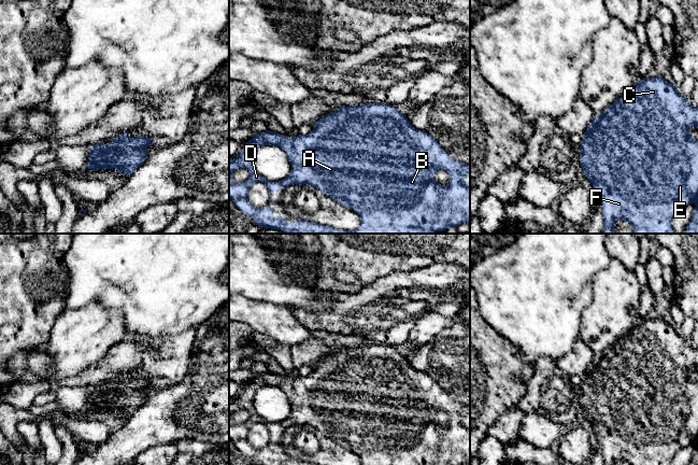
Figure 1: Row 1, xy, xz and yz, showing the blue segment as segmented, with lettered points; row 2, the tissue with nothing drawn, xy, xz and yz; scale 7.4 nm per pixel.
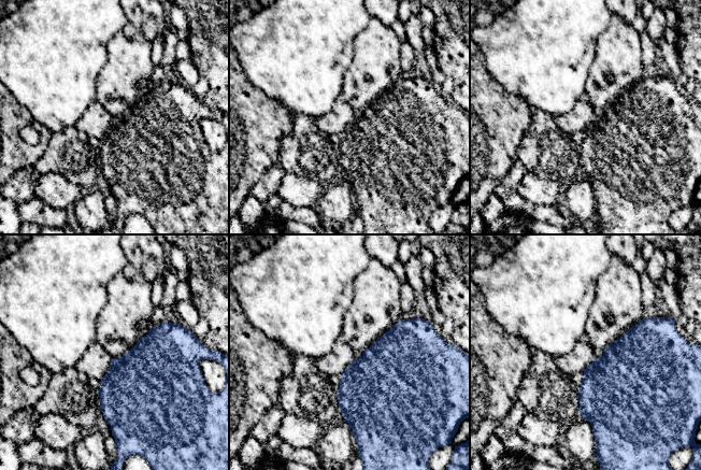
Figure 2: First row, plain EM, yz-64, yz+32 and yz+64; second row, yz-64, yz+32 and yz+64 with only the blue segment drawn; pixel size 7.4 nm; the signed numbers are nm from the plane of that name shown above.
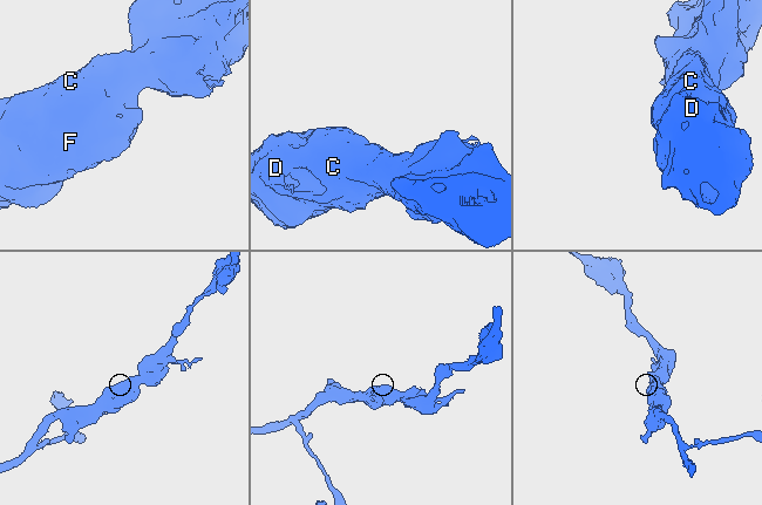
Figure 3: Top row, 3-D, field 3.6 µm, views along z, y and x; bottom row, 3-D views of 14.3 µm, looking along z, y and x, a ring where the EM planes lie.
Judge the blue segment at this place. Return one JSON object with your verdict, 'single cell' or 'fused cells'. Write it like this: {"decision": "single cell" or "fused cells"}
{"decision": "single cell"}

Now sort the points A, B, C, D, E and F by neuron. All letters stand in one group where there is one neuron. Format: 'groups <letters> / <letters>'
groups A B C D E F

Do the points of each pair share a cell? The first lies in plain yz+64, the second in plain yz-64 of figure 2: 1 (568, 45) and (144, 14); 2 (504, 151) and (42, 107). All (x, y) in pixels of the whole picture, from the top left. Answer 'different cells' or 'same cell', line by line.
1: different cells
2: different cells

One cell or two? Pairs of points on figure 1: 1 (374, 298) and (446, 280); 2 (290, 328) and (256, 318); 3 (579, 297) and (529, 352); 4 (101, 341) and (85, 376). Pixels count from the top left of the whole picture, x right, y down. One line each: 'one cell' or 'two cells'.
1: one cell
2: one cell
3: one cell
4: two cells

